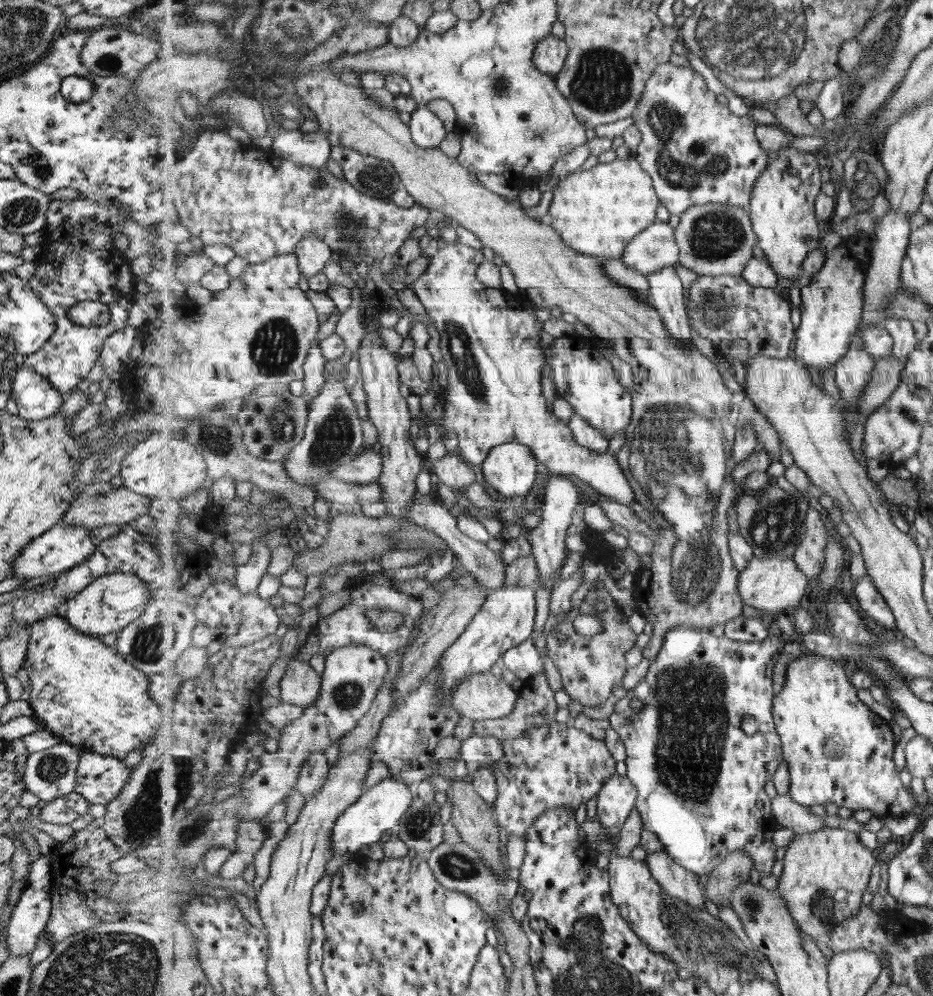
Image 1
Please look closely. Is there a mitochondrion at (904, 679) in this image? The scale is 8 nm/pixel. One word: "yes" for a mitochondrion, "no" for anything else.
no

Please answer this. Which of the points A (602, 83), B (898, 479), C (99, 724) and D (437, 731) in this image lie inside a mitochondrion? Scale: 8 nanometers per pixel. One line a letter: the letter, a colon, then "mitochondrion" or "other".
A: mitochondrion
B: other
C: other
D: other

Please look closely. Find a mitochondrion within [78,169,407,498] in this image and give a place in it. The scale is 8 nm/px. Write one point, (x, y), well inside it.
(274, 349)

